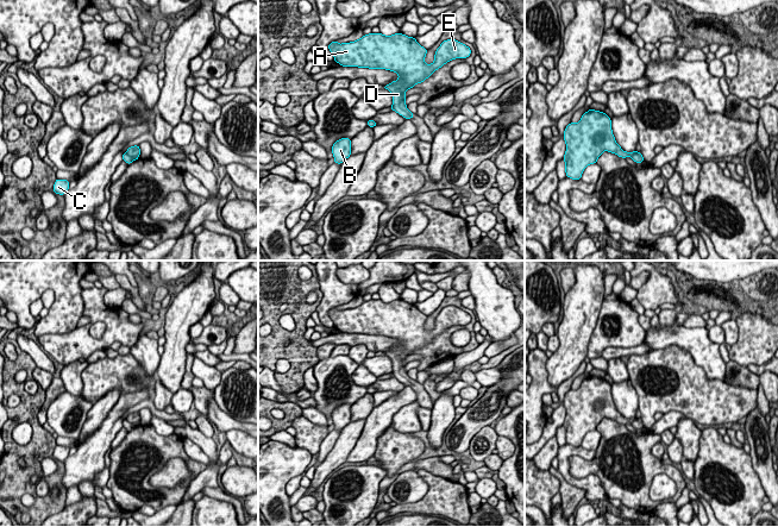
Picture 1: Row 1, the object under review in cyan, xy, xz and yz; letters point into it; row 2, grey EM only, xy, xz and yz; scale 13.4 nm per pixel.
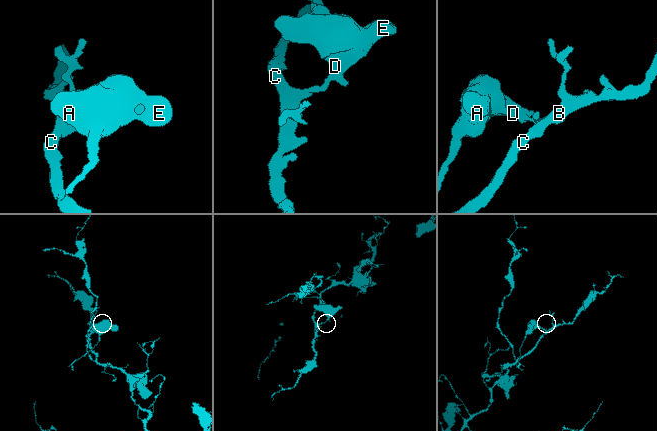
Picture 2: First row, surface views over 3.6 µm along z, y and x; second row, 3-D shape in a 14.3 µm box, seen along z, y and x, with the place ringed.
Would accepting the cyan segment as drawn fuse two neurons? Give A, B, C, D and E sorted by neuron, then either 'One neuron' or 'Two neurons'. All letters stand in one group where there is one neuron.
Groups: A D E / B C. Two neurons

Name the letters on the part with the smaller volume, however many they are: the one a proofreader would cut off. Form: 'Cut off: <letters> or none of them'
Cut off: A, D, E

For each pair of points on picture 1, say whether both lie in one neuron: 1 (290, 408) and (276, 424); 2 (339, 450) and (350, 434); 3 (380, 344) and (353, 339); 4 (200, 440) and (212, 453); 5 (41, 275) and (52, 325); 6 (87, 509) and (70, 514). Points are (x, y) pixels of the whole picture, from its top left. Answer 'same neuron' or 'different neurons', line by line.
1: same neuron
2: same neuron
3: same neuron
4: same neuron
5: same neuron
6: same neuron

